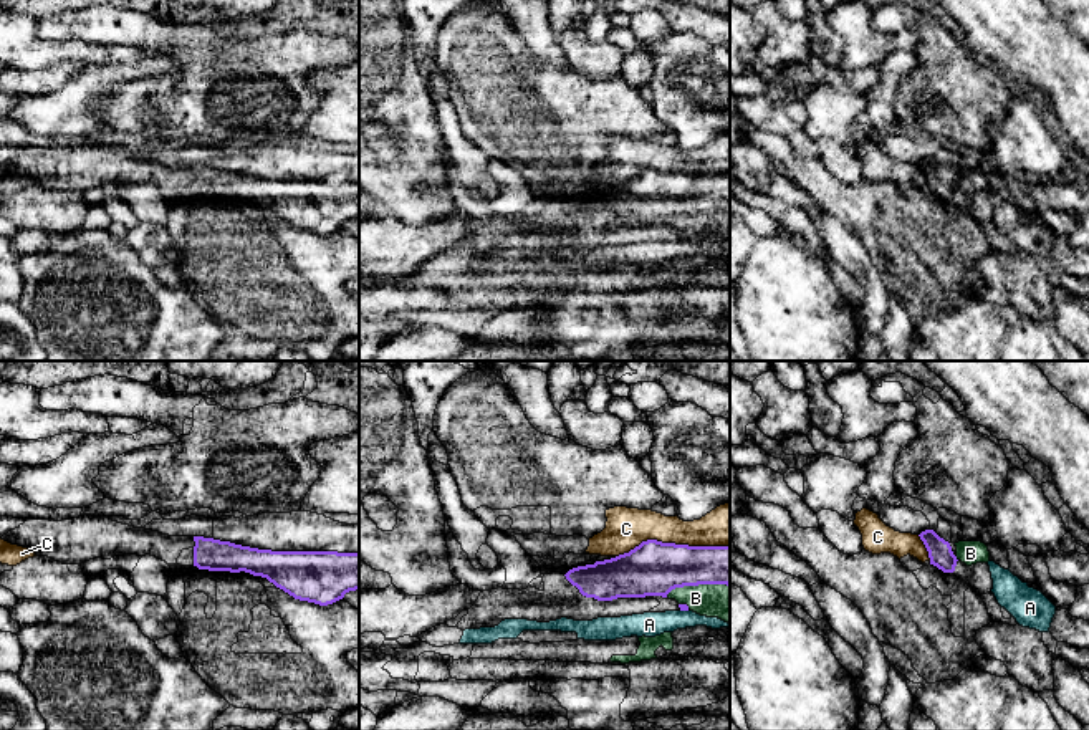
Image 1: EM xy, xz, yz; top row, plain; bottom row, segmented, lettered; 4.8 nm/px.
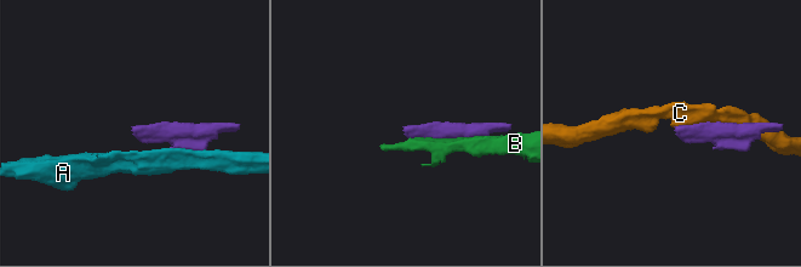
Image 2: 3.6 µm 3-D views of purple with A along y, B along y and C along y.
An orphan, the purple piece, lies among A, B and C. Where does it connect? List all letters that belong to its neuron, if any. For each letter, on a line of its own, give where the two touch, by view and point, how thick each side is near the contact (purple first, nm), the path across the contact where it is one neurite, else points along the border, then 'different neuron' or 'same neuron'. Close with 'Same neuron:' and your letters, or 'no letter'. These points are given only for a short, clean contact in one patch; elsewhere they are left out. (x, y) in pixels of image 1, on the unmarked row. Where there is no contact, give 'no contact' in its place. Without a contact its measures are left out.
A: meets purple in xz at (684, 239); 30 nm thick on the purple side, 120 nm on the other; border along xz (681, 239), (687, 240); different neuron
B: meets purple in xz at (697, 214); 260 nm thick on the purple side, 180 nm on the other; different neuron
C: meets purple in xz at (672, 172); 260 nm thick on the purple side, 200 nm on the other; different neuron
Same neuron: no letter

